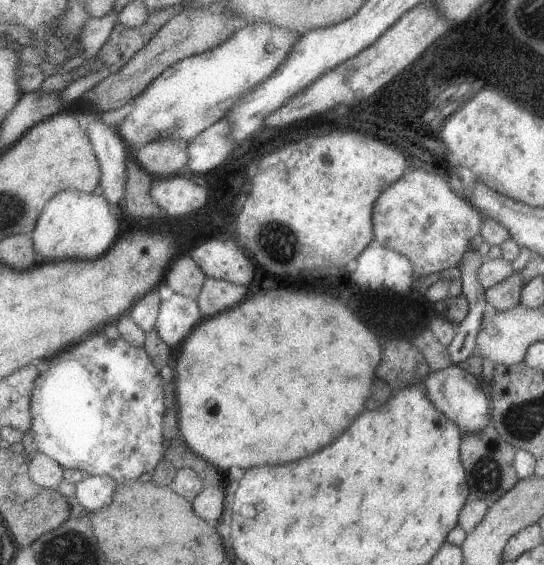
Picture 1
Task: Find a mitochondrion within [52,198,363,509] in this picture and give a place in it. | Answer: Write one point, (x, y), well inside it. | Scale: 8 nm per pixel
(278, 239)

